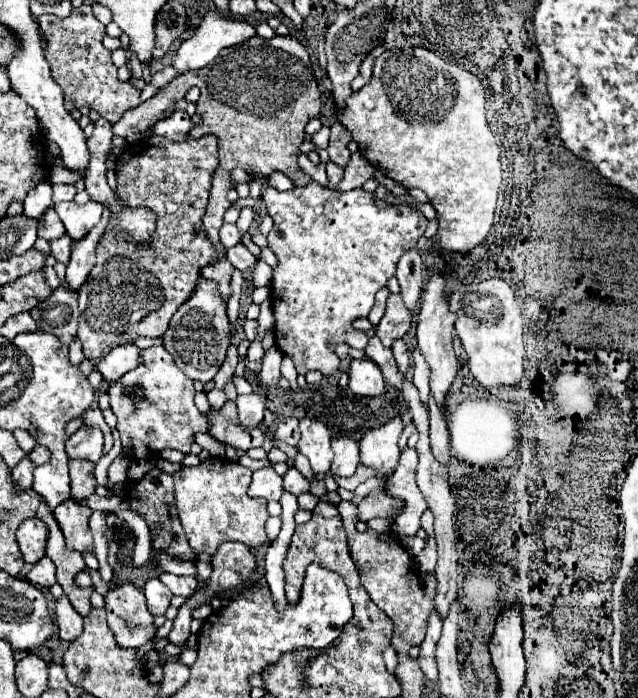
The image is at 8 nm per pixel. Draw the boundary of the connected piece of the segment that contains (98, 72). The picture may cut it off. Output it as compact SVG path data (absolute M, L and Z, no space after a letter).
M83 4L79 8L73 8L69 18L45 14L43 18L39 18L39 24L49 42L45 56L55 82L65 94L67 110L91 108L113 124L127 110L141 104L141 92L129 82L121 82L117 78L117 68L111 62L111 52L101 44L101 38L105 36L105 26L93 16L91 6Z

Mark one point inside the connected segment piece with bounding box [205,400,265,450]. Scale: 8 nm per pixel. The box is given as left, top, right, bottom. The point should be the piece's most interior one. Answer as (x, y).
(224, 426)

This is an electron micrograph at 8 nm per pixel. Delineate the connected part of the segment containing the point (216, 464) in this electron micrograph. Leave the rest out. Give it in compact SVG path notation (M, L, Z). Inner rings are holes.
M207 458L195 468L181 468L173 474L175 500L179 520L187 534L187 540L195 552L215 554L217 546L233 540L243 542L249 548L257 548L267 542L265 522L269 518L267 502L251 498L247 486L251 484L251 470L227 458Z

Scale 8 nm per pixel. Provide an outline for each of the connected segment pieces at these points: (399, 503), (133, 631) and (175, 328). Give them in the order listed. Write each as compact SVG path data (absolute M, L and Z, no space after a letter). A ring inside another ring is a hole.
M383 486L383 490L373 490L369 492L369 496L359 504L359 514L357 518L363 520L371 520L371 518L385 518L385 520L395 520L397 516L401 516L405 510L405 500L393 496L387 486Z
M117 584L105 594L105 610L109 628L119 646L139 648L155 638L153 616L145 606L143 592L133 584Z
M199 276L195 294L191 294L191 298L173 314L169 330L163 336L163 346L175 358L177 366L187 374L187 378L205 384L215 378L225 360L227 346L231 344L229 332L231 324L227 318L227 300L219 294L219 286L215 286L215 282L207 282L207 278Z

